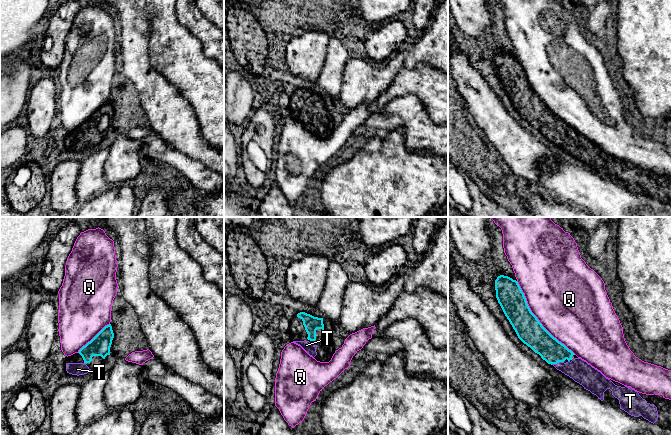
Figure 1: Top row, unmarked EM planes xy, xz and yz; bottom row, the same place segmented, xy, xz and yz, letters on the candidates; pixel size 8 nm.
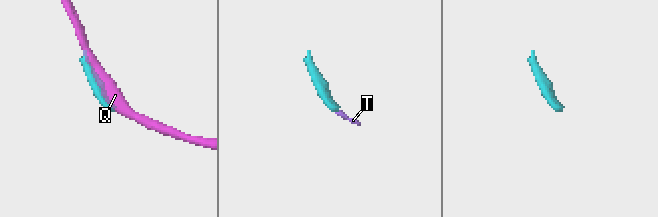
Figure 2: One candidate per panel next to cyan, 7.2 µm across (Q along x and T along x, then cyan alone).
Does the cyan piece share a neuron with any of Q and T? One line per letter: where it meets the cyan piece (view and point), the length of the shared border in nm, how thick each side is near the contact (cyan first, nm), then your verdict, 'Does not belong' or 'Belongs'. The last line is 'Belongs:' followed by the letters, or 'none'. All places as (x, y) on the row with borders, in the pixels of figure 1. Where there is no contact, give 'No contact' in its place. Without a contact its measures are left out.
Q: Touches cyan at yz (538, 320). Shared border 750 nm. Thickness 220 nm (cyan) against 500 nm. Does not belong
T: Touches cyan at yz (557, 362). Shared border 110 nm. Thickness 190 nm (cyan) against 180 nm. Belongs
Belongs: T

